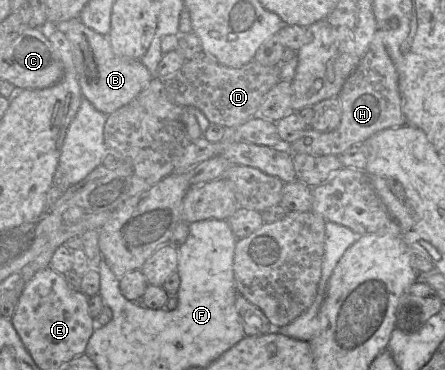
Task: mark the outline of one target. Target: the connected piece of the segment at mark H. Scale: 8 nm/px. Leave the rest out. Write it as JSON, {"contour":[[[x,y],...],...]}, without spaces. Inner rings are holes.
{"contour":[[[376,30],[368,50],[338,95],[342,107],[339,126],[331,132],[308,128],[297,140],[286,145],[292,155],[339,156],[352,145],[363,143],[381,130],[407,124],[407,118],[402,110],[398,73],[385,48],[382,31]]]}

